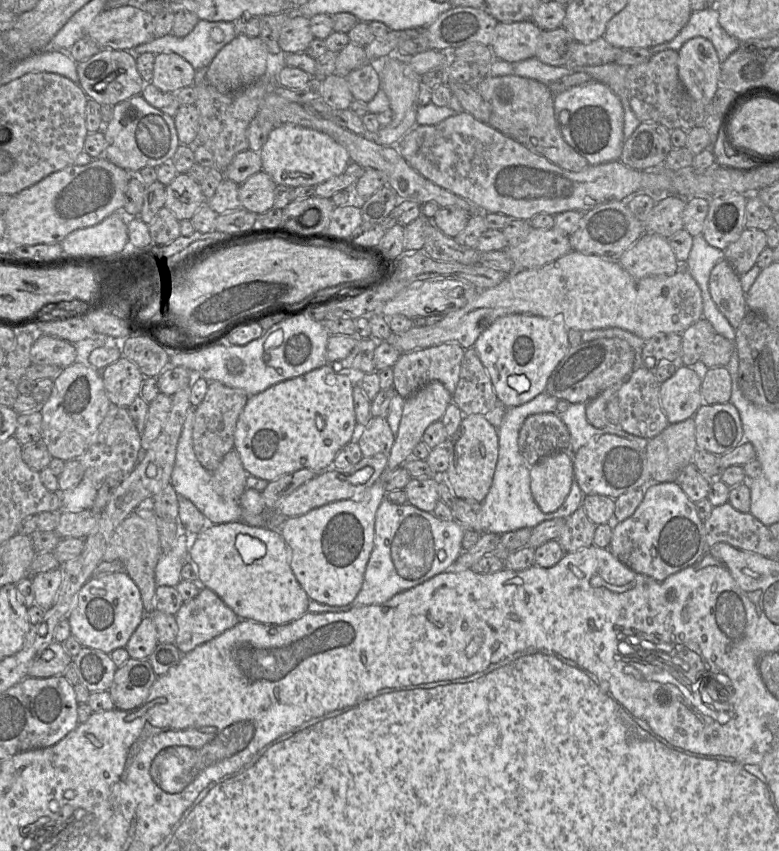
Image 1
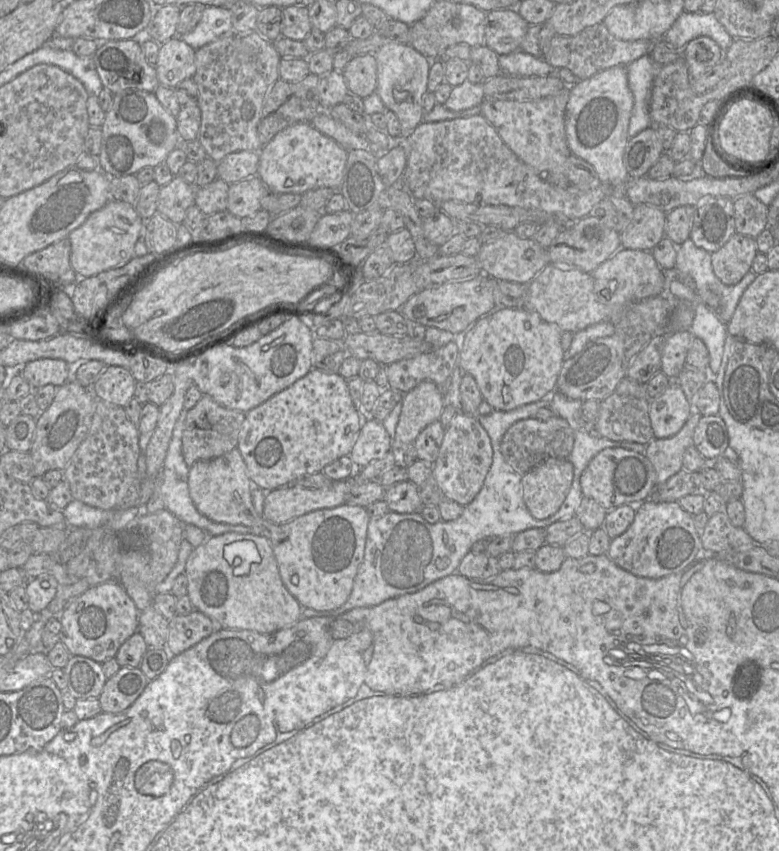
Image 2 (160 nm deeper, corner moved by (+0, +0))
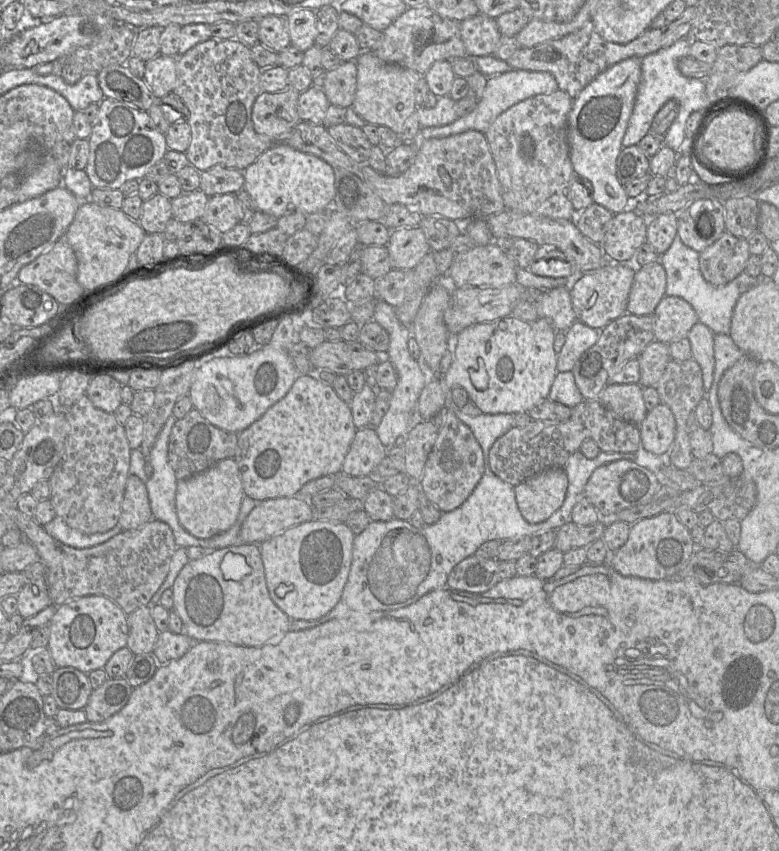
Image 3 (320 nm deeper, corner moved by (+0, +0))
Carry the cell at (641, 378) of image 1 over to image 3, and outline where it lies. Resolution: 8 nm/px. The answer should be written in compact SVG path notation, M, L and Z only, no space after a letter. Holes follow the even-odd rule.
M584 400L571 408L571 416L565 422L532 421L525 427L511 428L492 445L489 451L489 466L497 477L517 486L545 470L563 468L585 439L593 439L603 452L634 453L642 447L639 426L614 416L599 400Z

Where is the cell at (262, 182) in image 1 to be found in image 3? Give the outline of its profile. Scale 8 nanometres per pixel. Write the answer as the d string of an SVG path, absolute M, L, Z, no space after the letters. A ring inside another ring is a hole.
M228 193L211 196L200 219L225 233L244 218L245 210L238 196Z

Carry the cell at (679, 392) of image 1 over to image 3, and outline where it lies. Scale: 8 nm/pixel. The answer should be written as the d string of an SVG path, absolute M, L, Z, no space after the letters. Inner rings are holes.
M659 403L639 426L642 447L656 455L667 453L675 439L676 421L670 408Z

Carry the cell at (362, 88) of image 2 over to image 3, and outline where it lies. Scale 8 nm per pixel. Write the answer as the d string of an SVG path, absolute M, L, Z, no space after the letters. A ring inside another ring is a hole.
M356 61L343 62L327 71L321 79L321 87L330 105L348 109L352 106L357 84Z

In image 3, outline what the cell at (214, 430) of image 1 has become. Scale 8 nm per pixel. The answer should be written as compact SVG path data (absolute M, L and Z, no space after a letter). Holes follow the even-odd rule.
M193 408L172 427L168 443L168 461L177 480L183 480L206 470L220 460L234 458L237 440L237 433L212 425L197 409Z

